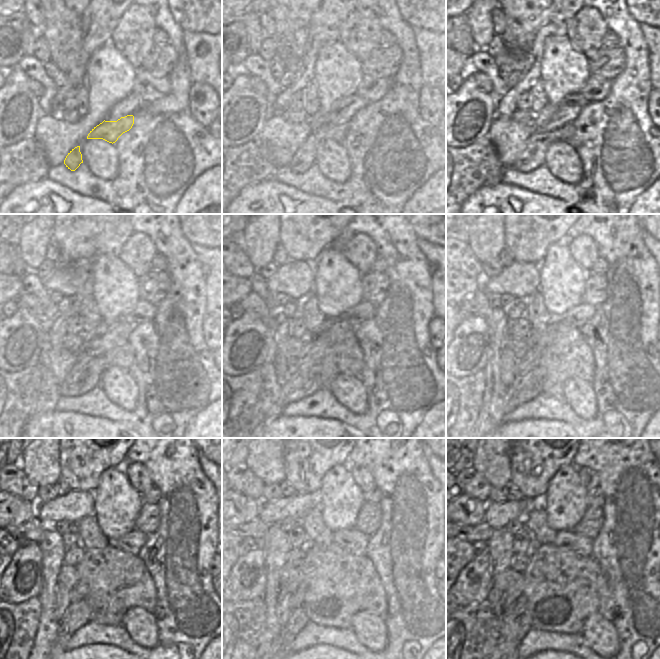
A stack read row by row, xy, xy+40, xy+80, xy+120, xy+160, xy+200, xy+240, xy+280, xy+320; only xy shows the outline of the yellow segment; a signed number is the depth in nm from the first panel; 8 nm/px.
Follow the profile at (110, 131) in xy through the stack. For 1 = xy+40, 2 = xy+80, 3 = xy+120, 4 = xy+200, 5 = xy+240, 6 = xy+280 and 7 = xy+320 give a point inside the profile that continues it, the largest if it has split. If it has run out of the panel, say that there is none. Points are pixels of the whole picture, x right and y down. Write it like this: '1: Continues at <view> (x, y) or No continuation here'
1: Continues at xy+40 (304, 158)
2: Continues at xy+80 (534, 153)
3: Continues at xy+120 (85, 375)
4: Continues at xy+200 (526, 387)
5: Continues at xy+240 (77, 614)
6: Continues at xy+280 (298, 619)
7: Continues at xy+320 (525, 626)

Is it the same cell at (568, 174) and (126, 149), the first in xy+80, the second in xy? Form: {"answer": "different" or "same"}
{"answer": "different"}

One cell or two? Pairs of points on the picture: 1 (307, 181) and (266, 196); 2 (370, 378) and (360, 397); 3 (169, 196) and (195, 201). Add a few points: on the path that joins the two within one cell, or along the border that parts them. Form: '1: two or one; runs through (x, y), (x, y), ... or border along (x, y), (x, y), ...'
1: two; border along (271, 178), (315, 195)
2: two; border along (358, 378), (367, 394), (367, 409), (365, 411)
3: two; border along (195, 180), (177, 203)

